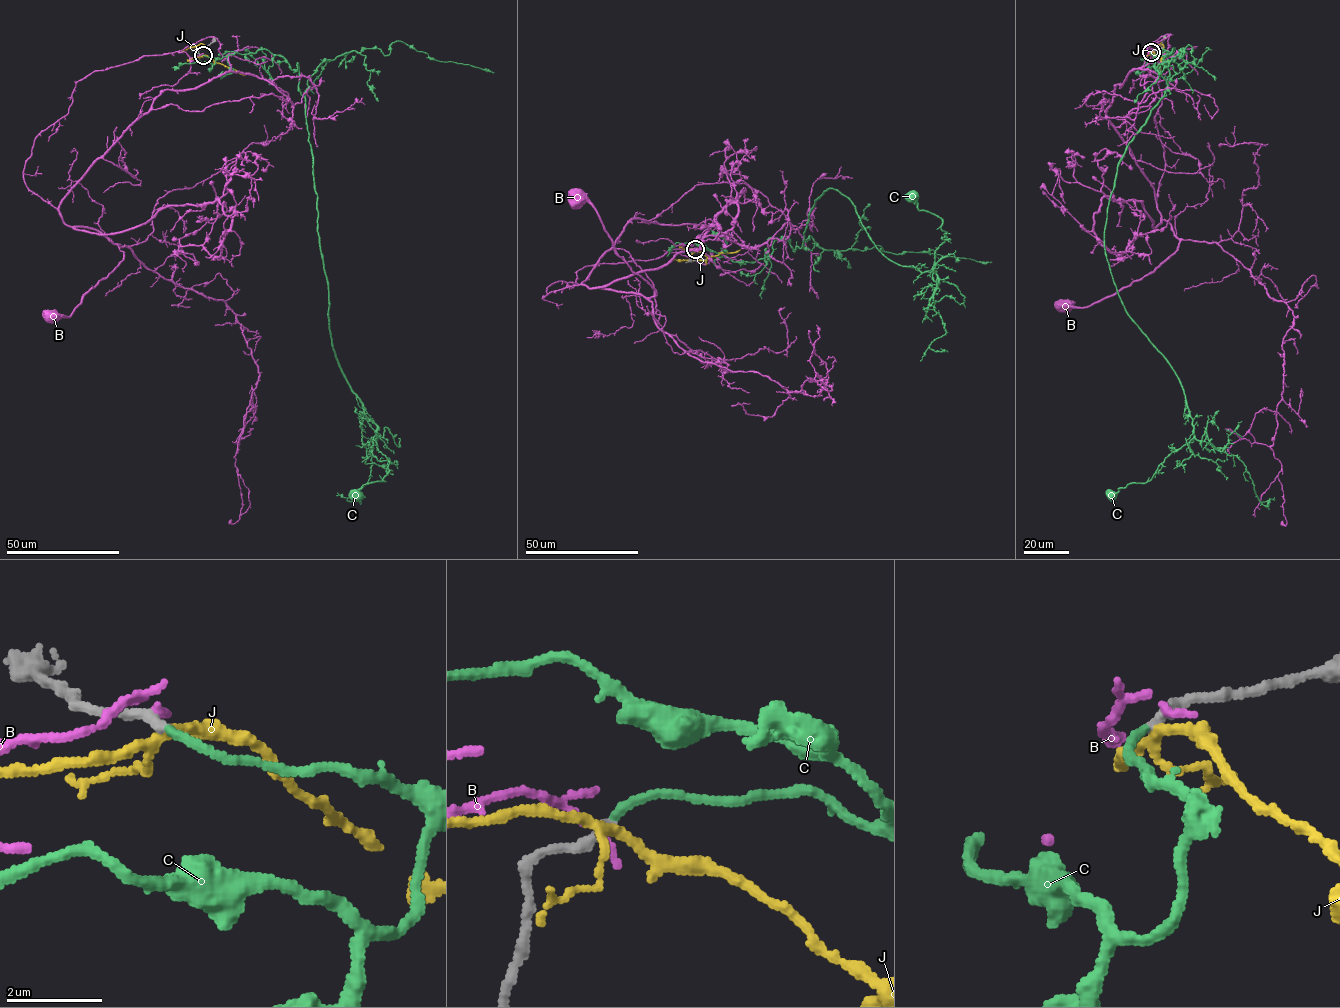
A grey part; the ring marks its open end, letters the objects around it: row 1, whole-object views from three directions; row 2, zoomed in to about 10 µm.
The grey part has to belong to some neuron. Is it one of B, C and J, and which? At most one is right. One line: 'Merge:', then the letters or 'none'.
Merge: C

